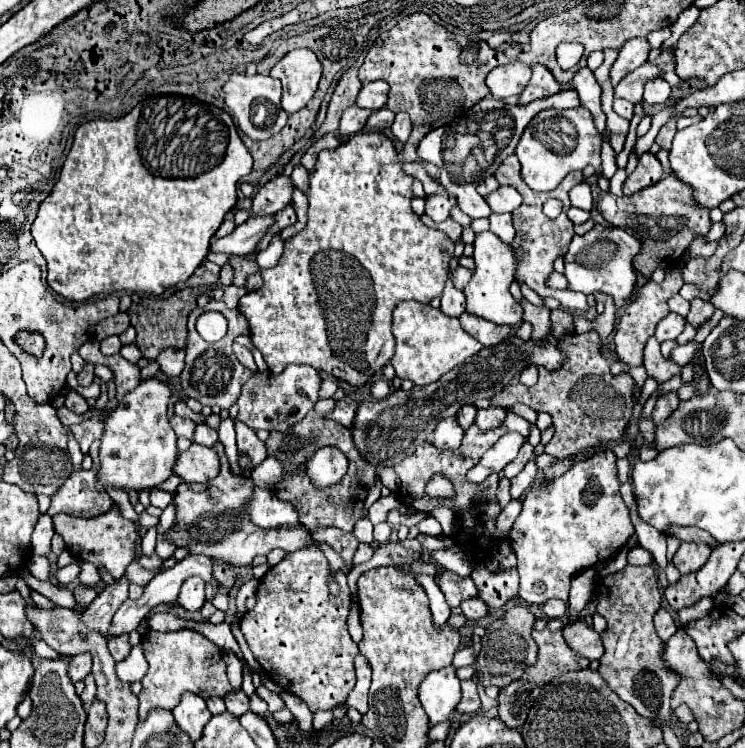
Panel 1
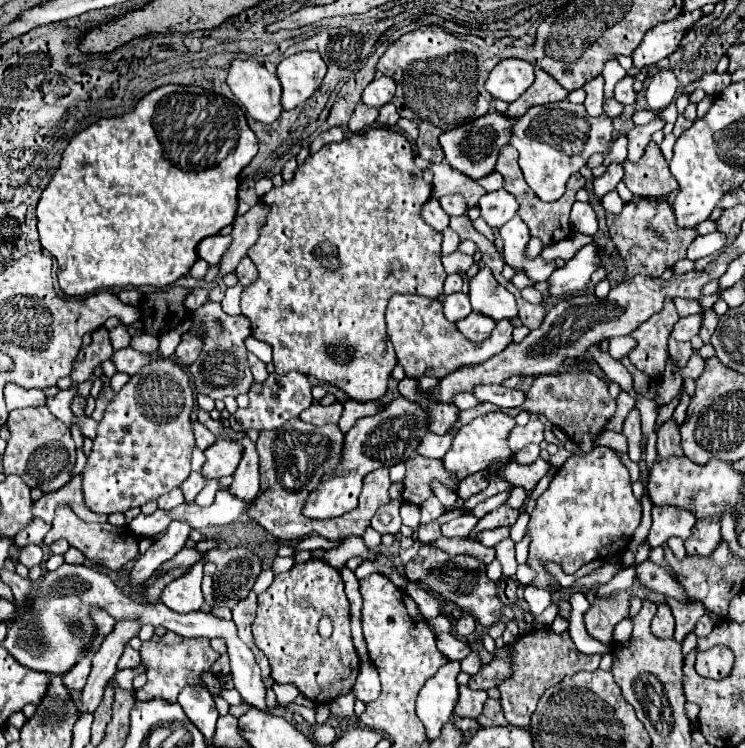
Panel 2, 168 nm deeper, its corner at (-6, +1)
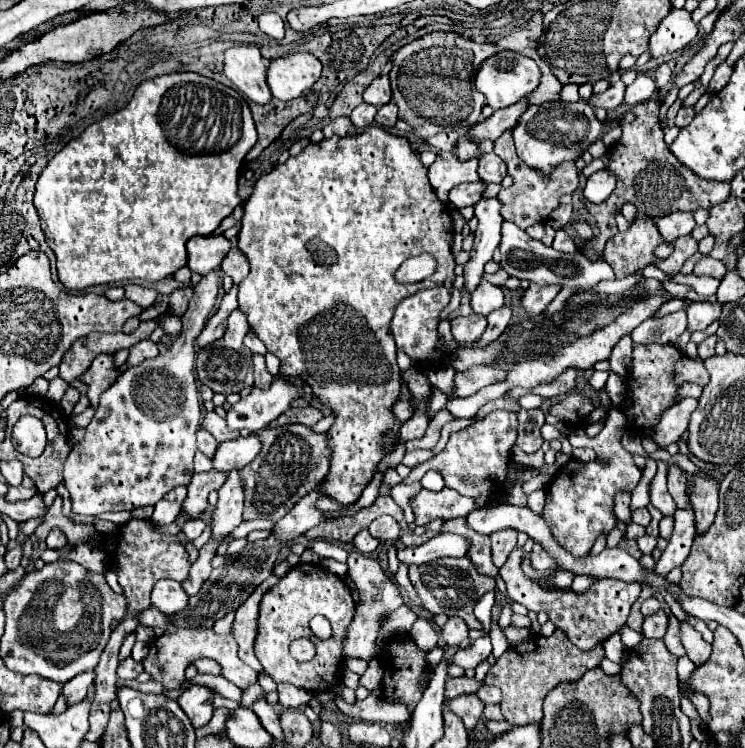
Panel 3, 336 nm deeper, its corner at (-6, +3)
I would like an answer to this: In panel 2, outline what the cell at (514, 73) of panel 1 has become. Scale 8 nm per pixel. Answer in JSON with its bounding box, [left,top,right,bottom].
[486,59,534,101]

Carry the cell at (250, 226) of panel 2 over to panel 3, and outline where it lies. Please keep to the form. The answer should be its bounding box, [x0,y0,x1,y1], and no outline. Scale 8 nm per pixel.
[64,271,218,515]

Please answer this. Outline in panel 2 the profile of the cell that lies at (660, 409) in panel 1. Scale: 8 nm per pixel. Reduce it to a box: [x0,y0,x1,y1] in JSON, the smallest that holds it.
[656,419,682,459]

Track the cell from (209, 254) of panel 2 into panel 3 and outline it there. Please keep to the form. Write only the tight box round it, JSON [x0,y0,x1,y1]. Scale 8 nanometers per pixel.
[186,235,232,277]

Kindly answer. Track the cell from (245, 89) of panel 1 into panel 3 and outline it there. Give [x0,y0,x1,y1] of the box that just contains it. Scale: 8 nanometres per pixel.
[224,45,272,103]

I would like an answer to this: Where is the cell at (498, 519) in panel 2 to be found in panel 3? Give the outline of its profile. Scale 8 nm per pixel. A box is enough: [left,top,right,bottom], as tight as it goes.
[490,529,516,569]

